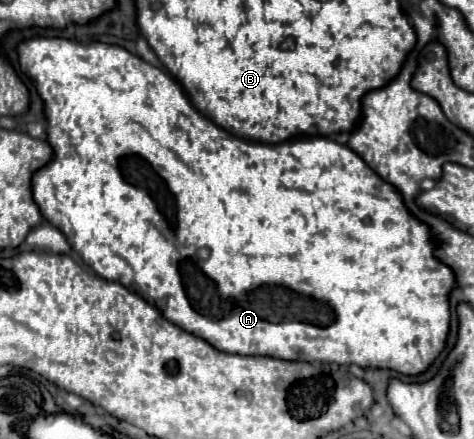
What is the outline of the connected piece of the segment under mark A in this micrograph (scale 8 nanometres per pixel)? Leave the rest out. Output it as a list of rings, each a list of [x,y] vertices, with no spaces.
[[[31,38],[17,46],[17,56],[21,70],[31,78],[43,100],[47,142],[53,148],[53,160],[31,178],[33,200],[37,200],[43,220],[63,232],[71,248],[97,276],[127,286],[161,310],[169,322],[175,322],[179,328],[211,342],[211,346],[223,352],[243,356],[267,354],[273,358],[299,358],[303,362],[319,360],[341,366],[357,364],[361,368],[391,368],[401,374],[421,374],[439,356],[449,332],[451,312],[447,294],[455,286],[455,278],[451,278],[447,266],[439,266],[431,258],[427,226],[405,210],[395,188],[387,186],[351,148],[323,136],[291,138],[281,144],[245,142],[199,114],[181,86],[165,70],[151,66],[121,46],[103,42],[83,44],[67,38]]]

